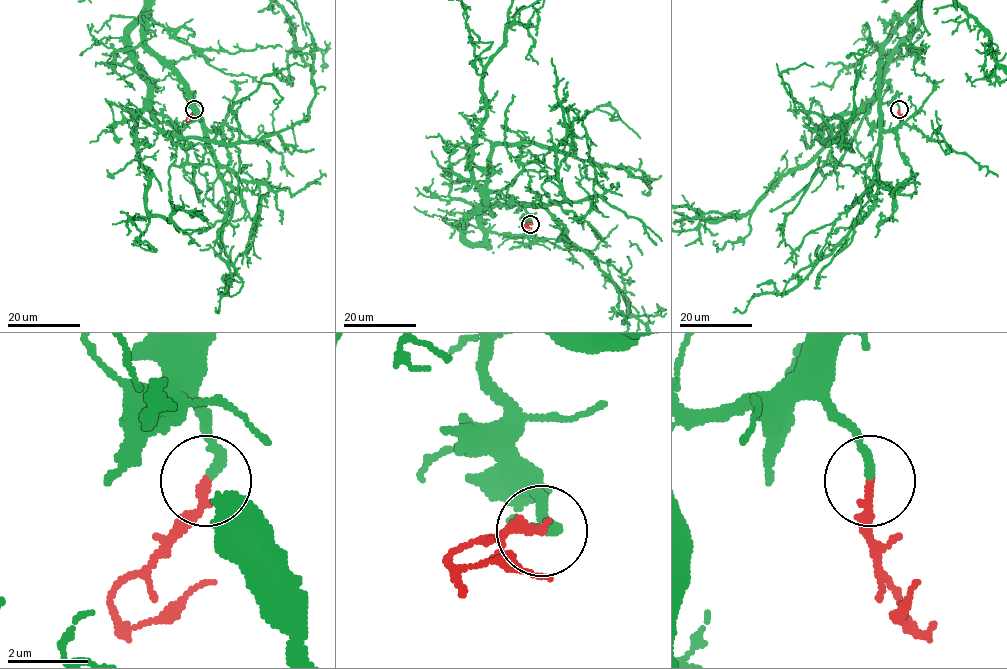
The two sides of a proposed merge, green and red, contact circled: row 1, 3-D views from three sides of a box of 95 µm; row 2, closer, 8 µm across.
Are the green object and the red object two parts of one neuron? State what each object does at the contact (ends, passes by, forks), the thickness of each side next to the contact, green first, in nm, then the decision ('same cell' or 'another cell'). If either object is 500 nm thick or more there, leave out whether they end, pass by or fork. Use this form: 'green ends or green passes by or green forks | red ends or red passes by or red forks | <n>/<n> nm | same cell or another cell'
green ends | red ends | 240/220 nm | same cell

